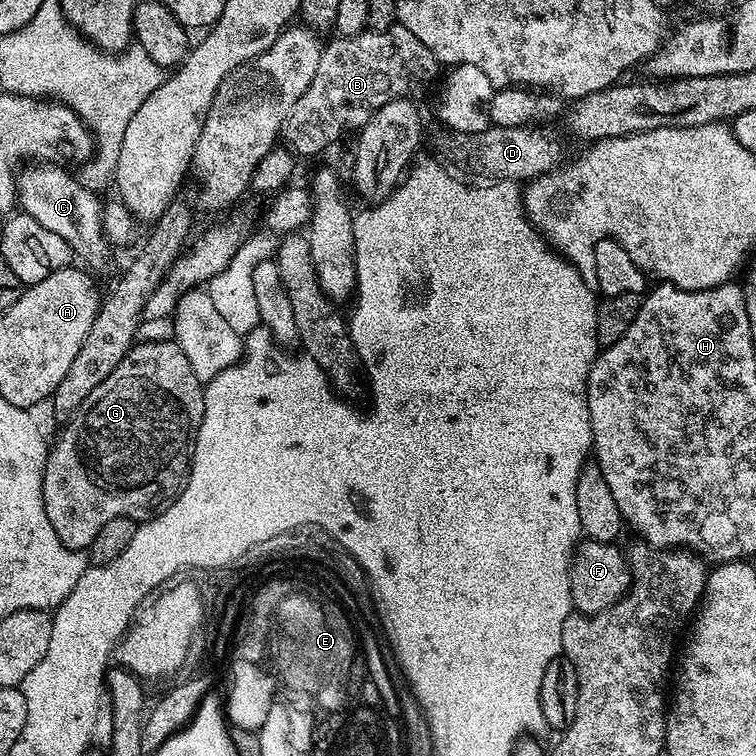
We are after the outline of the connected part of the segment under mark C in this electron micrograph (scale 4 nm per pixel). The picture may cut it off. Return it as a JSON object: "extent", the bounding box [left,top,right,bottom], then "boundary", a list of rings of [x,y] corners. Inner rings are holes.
{"extent":[14,162,102,262],"boundary":[[[32,162],[21,167],[14,176],[16,199],[19,211],[23,215],[34,218],[38,226],[46,226],[50,234],[66,238],[73,253],[85,262],[92,250],[90,230],[92,226],[95,227],[96,215],[101,211],[102,200],[73,173],[71,176],[68,172],[71,171],[67,167],[57,166],[51,162]]]}

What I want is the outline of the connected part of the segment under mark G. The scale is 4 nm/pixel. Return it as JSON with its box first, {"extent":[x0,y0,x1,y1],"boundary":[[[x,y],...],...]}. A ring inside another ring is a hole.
{"extent":[42,338,205,551],"boundary":[[[172,338],[134,343],[113,373],[88,389],[82,406],[51,445],[42,482],[47,517],[59,540],[76,551],[89,549],[109,520],[155,514],[176,501],[188,483],[196,435],[204,417],[205,385],[194,376],[189,359]]]}

